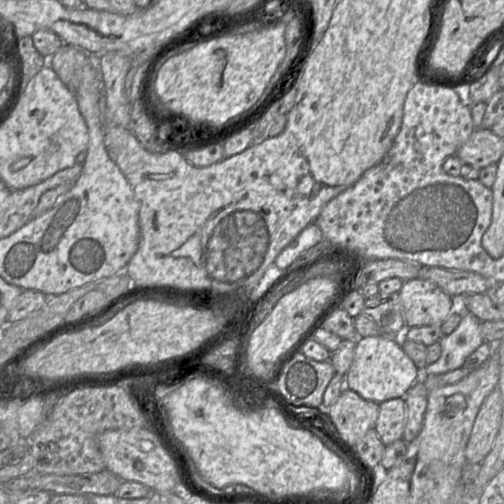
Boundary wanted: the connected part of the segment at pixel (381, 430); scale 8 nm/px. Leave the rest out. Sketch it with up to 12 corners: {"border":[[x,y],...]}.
{"border":[[406,402],[379,403],[375,430],[385,446],[403,438]]}

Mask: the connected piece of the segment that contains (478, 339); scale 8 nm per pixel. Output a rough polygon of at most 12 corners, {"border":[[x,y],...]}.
{"border":[[469,312],[440,339],[441,356],[422,371],[463,367],[483,342],[481,321]]}

